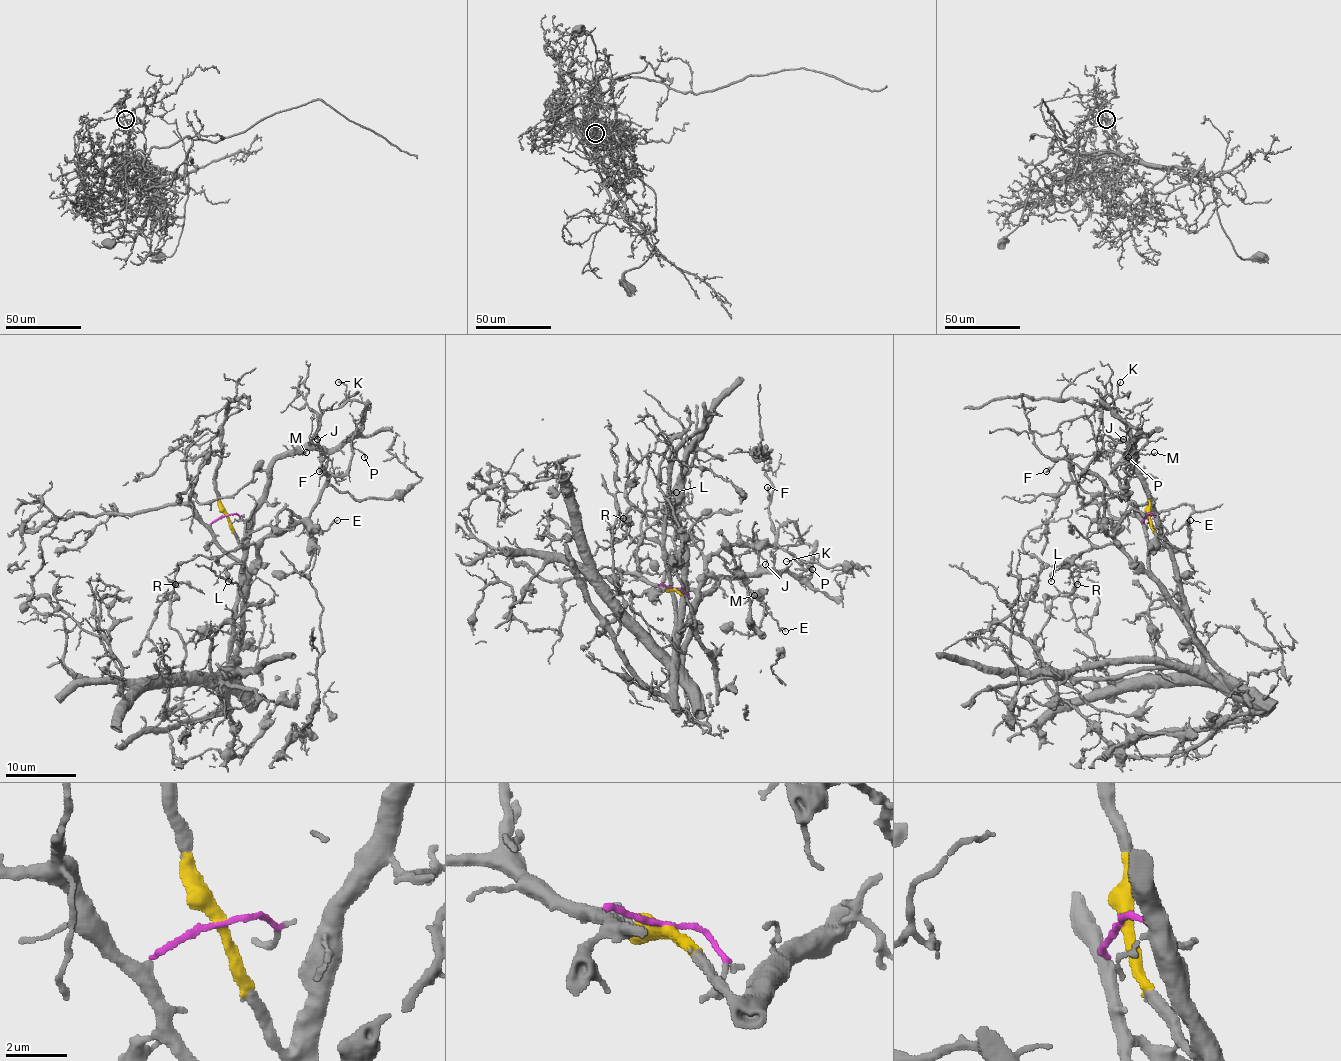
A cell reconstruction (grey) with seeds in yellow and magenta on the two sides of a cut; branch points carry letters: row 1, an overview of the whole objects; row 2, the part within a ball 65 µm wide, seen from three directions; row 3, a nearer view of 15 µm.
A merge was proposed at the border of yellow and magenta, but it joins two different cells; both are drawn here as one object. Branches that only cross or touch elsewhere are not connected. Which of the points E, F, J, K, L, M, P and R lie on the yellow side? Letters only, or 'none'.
J, K, M, P

